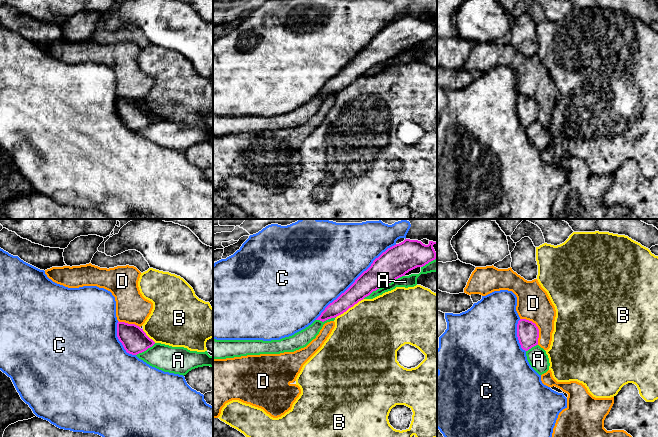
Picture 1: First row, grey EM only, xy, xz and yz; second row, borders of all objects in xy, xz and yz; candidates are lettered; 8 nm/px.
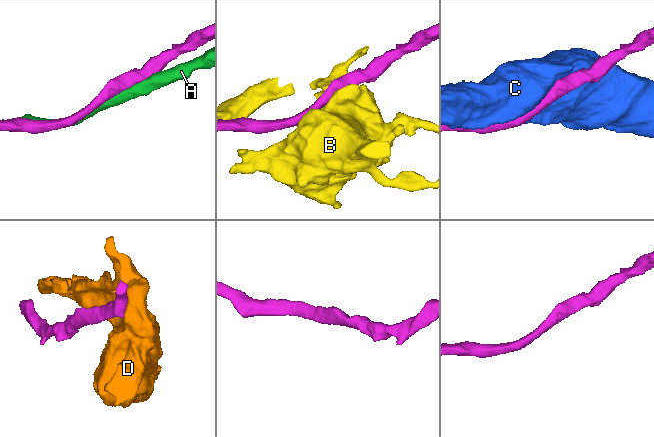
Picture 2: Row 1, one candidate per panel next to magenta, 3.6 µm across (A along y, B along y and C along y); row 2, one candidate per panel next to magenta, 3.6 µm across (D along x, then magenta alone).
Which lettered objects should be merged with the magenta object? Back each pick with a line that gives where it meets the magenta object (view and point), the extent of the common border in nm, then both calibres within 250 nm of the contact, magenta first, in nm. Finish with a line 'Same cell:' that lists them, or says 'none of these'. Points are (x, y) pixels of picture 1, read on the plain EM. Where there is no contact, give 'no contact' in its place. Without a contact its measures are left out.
Same cell: none of these

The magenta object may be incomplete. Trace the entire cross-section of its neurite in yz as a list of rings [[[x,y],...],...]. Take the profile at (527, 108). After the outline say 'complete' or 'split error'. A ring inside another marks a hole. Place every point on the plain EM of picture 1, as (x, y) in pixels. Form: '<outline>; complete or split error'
[[[520,95],[517,100],[517,113],[521,124],[528,127],[538,121],[539,105],[532,97]]]; complete

